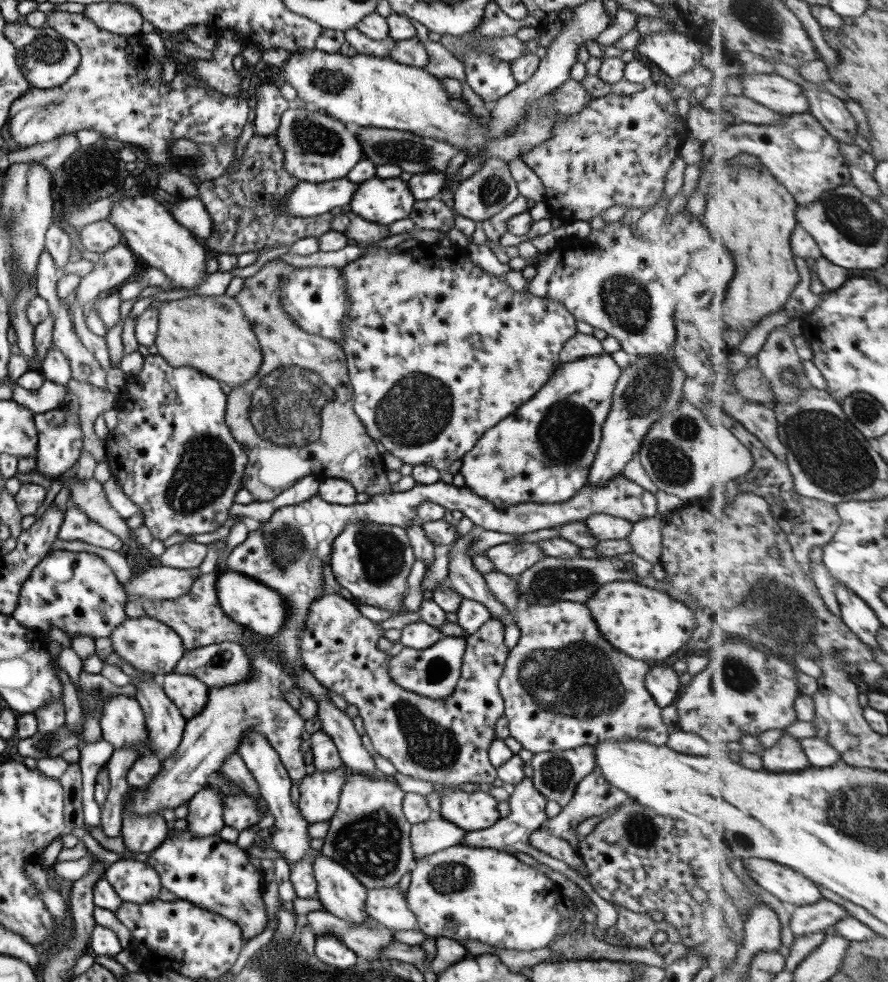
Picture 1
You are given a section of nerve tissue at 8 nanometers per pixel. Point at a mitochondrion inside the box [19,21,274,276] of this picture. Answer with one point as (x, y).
(87, 93)

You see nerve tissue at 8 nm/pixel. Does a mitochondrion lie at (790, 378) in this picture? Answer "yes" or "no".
yes

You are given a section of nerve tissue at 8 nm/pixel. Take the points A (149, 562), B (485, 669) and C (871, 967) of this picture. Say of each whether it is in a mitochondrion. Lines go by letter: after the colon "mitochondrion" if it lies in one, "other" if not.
A: other
B: other
C: mitochondrion

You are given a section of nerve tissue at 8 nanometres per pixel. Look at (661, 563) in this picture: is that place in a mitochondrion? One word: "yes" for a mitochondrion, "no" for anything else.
no

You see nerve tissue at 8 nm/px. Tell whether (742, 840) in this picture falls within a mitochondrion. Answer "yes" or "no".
no

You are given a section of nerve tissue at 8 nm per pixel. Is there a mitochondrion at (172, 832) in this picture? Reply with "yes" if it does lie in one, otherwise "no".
no

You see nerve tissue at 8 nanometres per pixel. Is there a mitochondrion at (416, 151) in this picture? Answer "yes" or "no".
yes

